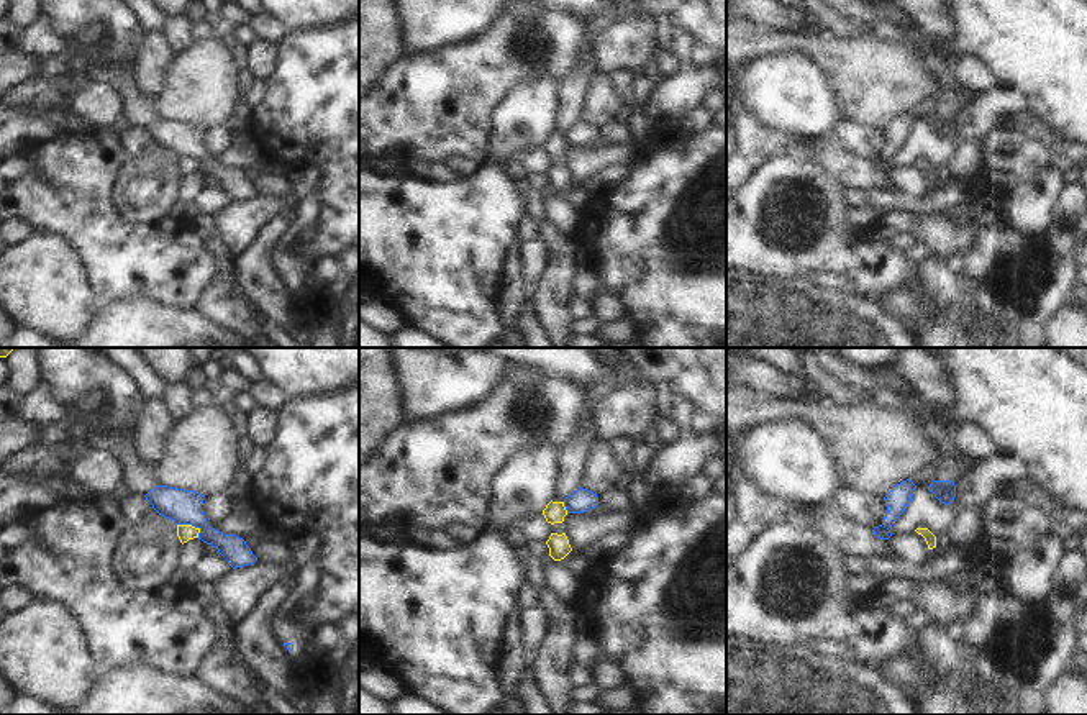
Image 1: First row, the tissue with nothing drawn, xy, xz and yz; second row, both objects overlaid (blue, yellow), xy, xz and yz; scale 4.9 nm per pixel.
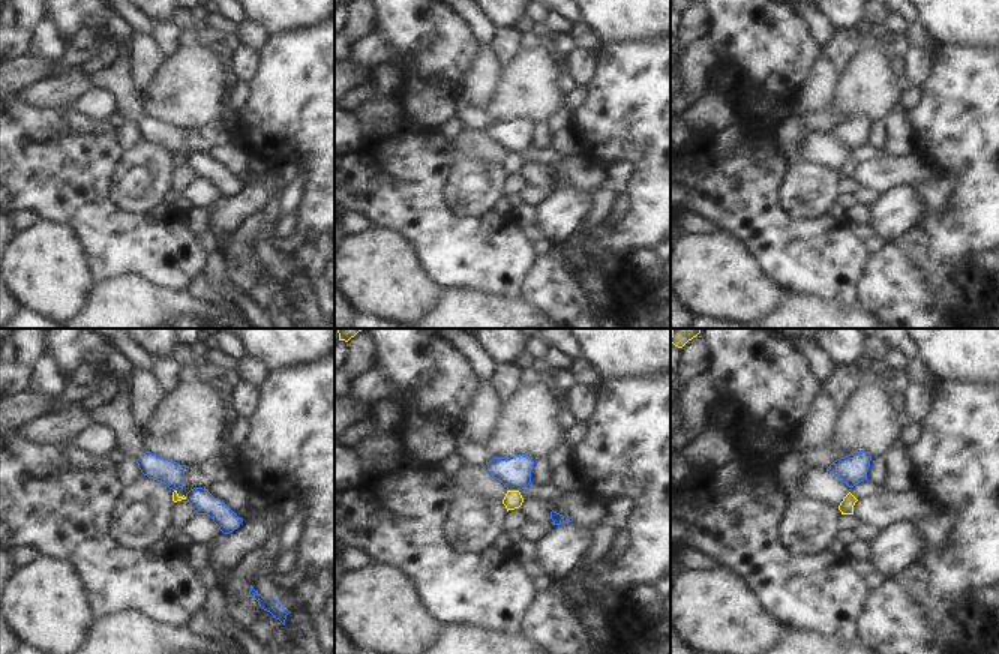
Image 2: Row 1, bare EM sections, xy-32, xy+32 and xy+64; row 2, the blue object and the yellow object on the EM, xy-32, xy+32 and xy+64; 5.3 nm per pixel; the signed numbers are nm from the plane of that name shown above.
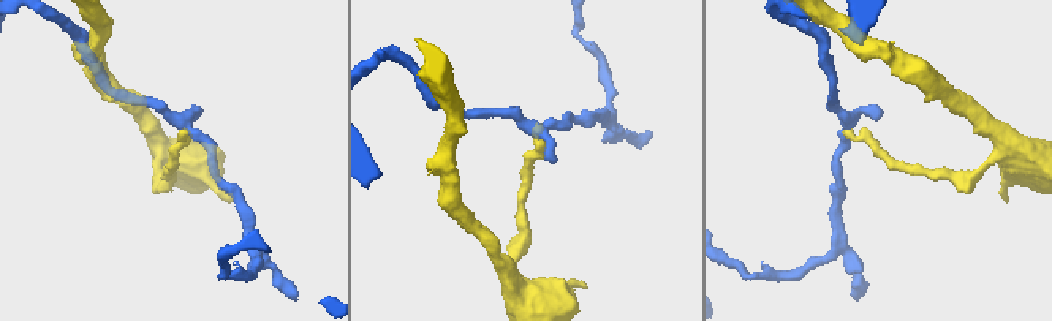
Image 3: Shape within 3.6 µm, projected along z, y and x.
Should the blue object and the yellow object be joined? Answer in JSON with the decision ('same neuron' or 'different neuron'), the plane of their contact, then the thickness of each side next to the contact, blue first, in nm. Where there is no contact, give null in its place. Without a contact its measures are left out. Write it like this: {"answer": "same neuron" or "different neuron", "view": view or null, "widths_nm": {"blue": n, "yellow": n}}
{"answer": "different neuron", "view": "xy", "widths_nm": {"blue": 180, "yellow": 80}}

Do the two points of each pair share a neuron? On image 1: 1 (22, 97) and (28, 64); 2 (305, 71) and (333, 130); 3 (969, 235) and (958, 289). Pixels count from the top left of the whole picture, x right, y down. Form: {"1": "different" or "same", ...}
{"1": "different", "2": "same", "3": "different"}

